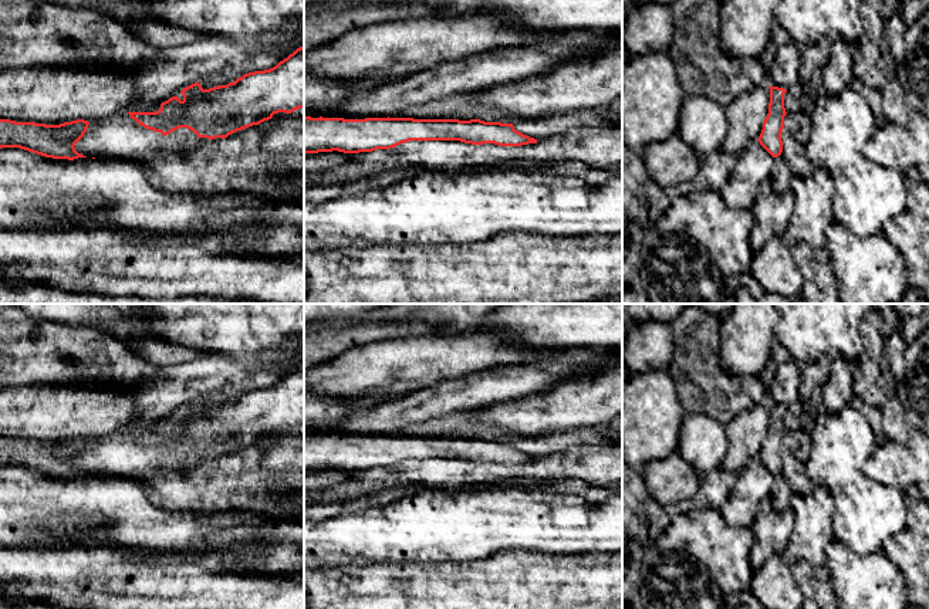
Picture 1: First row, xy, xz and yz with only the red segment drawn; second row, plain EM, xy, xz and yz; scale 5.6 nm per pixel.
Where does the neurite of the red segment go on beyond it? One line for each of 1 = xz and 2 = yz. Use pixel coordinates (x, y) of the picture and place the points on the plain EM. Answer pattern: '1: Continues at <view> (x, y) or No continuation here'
1: No continuation here
2: No continuation here

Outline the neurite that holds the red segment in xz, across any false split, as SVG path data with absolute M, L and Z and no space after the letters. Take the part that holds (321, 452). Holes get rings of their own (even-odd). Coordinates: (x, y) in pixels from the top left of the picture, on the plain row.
M304 433L304 471L359 471L391 467L409 459L460 459L472 463L521 464L537 457L516 449L513 441L480 437L413 436L311 436Z

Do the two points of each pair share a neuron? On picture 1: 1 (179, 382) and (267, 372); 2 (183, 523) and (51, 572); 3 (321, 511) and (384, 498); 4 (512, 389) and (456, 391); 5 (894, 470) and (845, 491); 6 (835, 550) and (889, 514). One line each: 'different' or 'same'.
1: same
2: different
3: same
4: same
5: different
6: different

